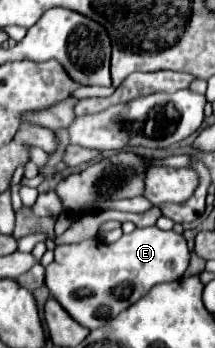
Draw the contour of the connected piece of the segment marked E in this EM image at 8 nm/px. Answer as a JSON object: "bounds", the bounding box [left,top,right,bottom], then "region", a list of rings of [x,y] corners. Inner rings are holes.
{"bounds":[46,226,190,330],"region":[[[156,226],[134,230],[132,234],[124,234],[118,242],[106,244],[106,242],[92,242],[84,240],[80,244],[68,244],[68,246],[56,246],[54,250],[54,262],[46,266],[46,286],[50,288],[52,296],[64,306],[64,310],[84,328],[94,330],[106,324],[108,320],[116,318],[122,310],[138,302],[154,284],[160,282],[174,282],[180,280],[188,268],[190,250],[186,246],[186,240],[182,234],[164,232]]]}

